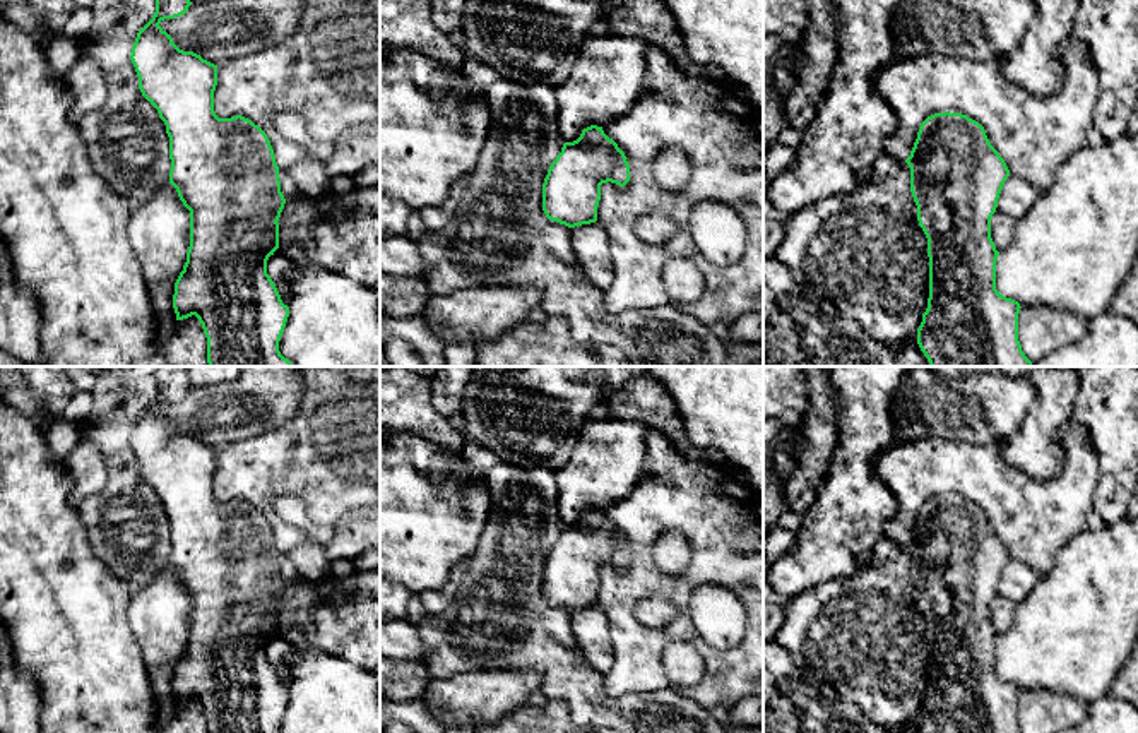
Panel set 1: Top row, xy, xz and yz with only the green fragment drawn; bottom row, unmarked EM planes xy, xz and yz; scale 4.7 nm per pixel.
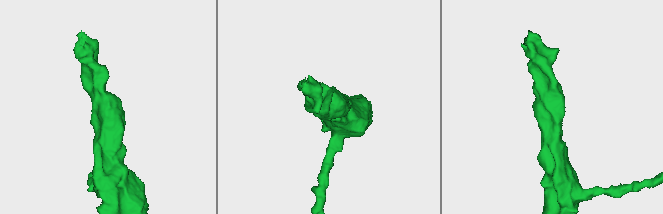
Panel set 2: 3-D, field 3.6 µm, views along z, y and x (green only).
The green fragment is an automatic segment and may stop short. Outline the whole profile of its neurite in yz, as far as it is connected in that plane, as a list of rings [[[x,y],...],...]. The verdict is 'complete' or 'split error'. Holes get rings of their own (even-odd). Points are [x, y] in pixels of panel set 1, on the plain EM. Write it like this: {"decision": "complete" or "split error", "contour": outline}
{"decision": "complete", "contour": [[[934,497],[917,515],[905,543],[917,605],[928,622],[929,682],[917,712],[921,733],[1022,733],[1020,687],[996,673],[999,635],[991,622],[991,601],[1010,553],[991,529],[984,510],[962,497]]]}

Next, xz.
{"decision": "complete", "contour": [[[590,509],[573,526],[565,526],[542,567],[542,594],[568,611],[597,605],[601,569],[630,565],[630,548],[602,510]]]}

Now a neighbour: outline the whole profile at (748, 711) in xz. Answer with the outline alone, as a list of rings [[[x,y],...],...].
[[[763,694],[739,700],[729,709],[727,723],[738,723],[751,730],[763,726]]]

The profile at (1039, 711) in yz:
[[[1022,690],[1018,697],[1022,733],[1058,733],[1080,723],[1087,711],[1080,699],[1049,690]]]

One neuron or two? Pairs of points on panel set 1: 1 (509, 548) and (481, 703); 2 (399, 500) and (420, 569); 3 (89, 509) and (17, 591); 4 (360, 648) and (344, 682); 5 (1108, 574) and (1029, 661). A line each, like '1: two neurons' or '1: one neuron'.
1: two neurons
2: one neuron
3: two neurons
4: two neurons
5: one neuron

